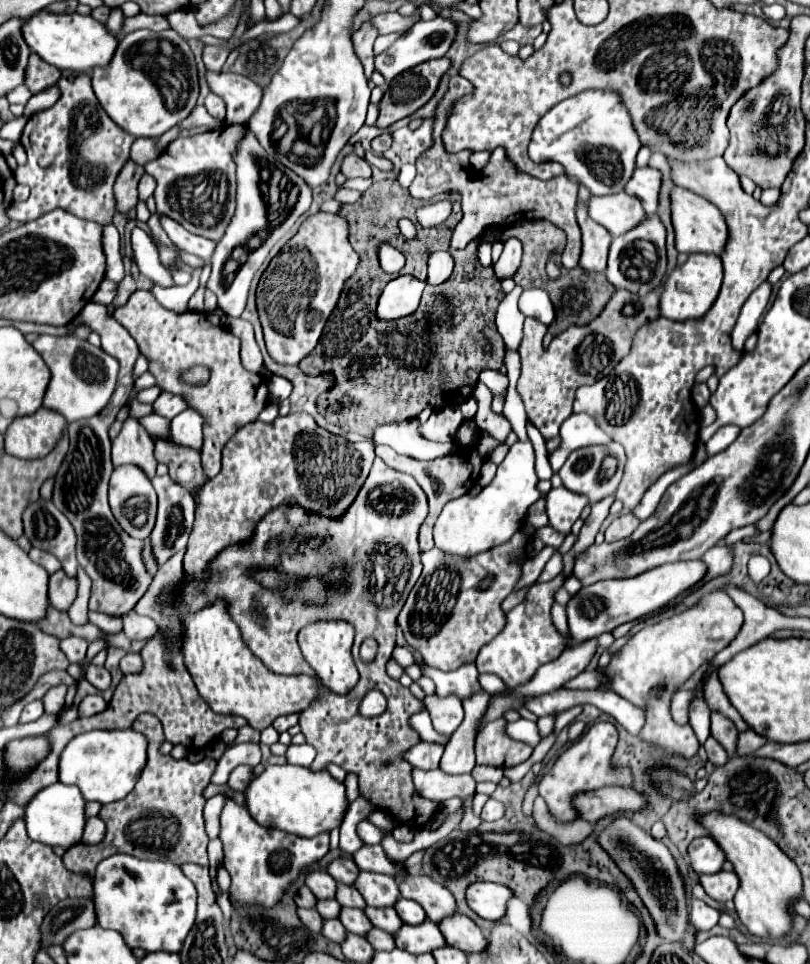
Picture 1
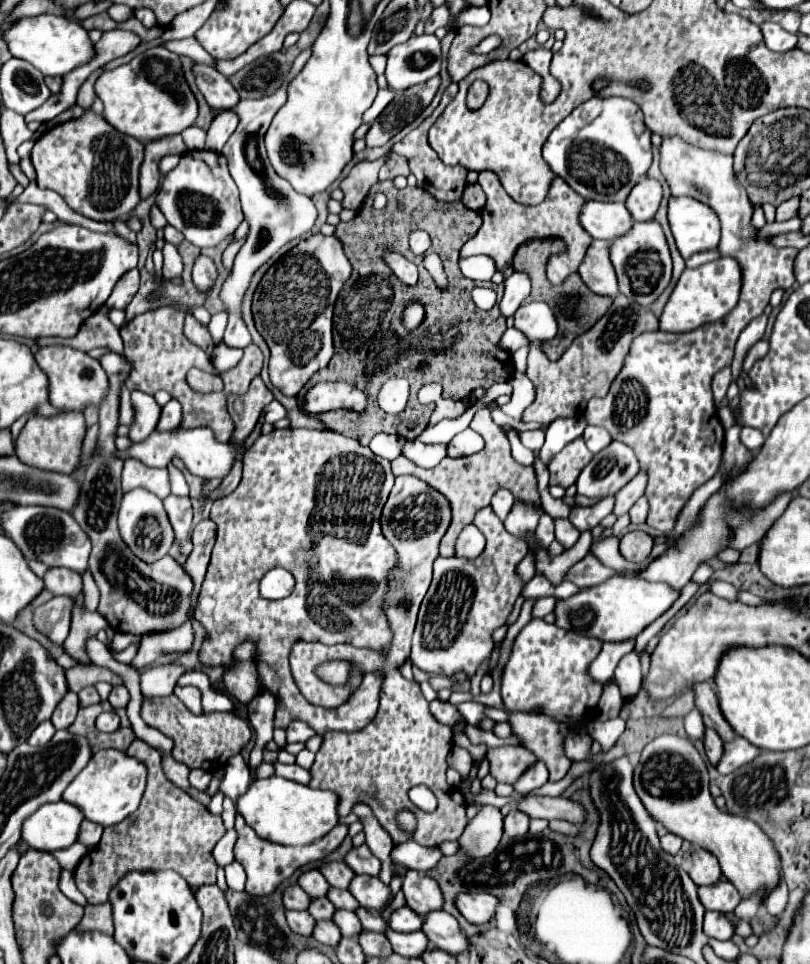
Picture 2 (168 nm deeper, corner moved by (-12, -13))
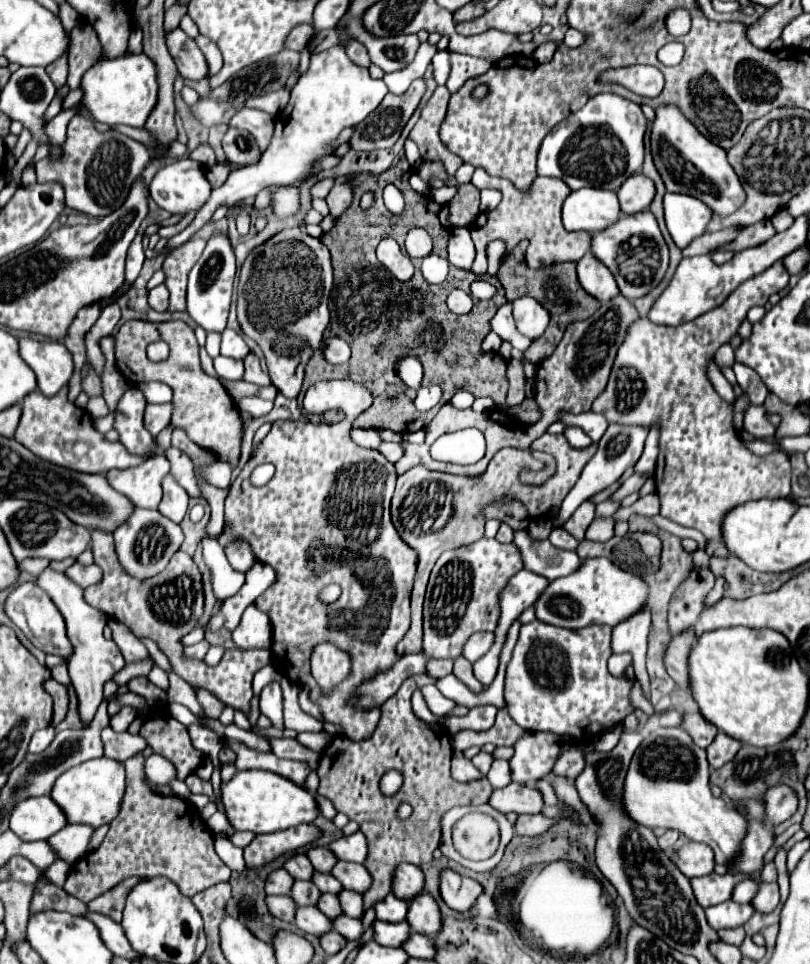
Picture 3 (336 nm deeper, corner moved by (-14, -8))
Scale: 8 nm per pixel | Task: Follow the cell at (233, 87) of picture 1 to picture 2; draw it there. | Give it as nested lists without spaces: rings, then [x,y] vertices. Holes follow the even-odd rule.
[[[195,62],[193,74],[195,74],[197,88],[201,90],[201,94],[205,96],[205,100],[211,108],[227,110],[237,104],[237,100],[239,100],[237,90],[233,90],[229,80],[223,74],[219,74],[215,68],[201,64],[201,62]]]

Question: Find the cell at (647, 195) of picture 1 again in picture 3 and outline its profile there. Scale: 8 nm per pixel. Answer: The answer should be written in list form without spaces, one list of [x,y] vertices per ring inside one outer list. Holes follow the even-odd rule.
[[[637,173],[631,175],[619,189],[619,203],[623,213],[639,213],[647,211],[655,197],[655,185],[649,177]]]

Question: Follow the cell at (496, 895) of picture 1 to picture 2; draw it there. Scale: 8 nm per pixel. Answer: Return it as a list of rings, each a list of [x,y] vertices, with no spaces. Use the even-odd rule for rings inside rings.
[[[459,892],[455,906],[471,924],[485,924],[495,914],[497,898],[487,892]]]

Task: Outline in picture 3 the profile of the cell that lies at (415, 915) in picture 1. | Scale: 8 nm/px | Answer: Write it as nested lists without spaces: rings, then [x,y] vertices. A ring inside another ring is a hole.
[[[387,895],[383,901],[375,905],[377,919],[387,923],[401,923],[407,917],[407,901],[397,899],[395,895]]]

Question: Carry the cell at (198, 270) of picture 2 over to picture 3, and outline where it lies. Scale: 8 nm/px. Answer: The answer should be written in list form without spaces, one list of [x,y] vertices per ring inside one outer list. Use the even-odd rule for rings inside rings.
[[[211,237],[201,259],[189,273],[189,287],[187,287],[187,311],[197,325],[205,331],[223,331],[227,325],[227,313],[231,305],[231,291],[233,291],[233,277],[235,277],[235,255],[227,237]]]

